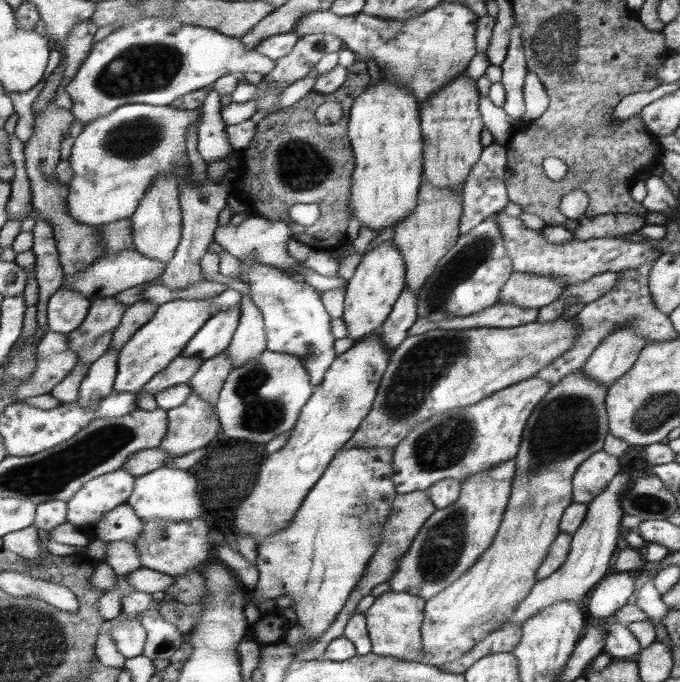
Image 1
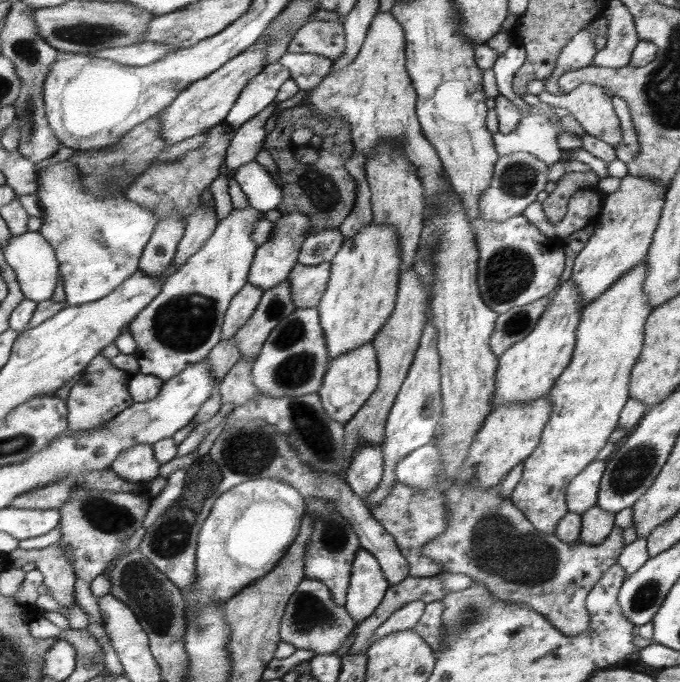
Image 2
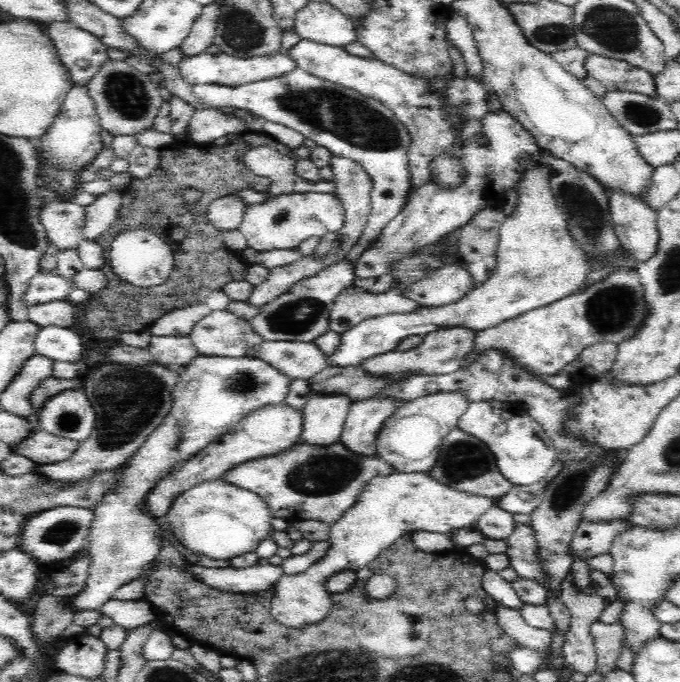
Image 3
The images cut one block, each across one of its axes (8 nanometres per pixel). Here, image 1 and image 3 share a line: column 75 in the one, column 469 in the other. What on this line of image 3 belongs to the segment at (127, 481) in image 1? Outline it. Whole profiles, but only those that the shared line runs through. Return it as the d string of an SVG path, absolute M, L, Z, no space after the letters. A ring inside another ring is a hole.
M394 471L388 474L376 474L366 482L364 490L360 492L357 502L336 522L331 525L329 538L330 550L326 552L319 562L312 565L305 572L294 575L284 575L276 582L272 600L271 614L284 626L300 628L304 625L311 625L326 618L330 612L333 603L330 599L328 589L330 576L335 576L340 572L350 570L357 572L360 569L368 568L376 557L381 555L382 551L388 550L405 533L414 531L438 532L448 536L454 535L454 532L474 526L490 508L493 508L495 501L490 498L471 497L470 493L459 493L442 483L435 481L428 473L405 473Z

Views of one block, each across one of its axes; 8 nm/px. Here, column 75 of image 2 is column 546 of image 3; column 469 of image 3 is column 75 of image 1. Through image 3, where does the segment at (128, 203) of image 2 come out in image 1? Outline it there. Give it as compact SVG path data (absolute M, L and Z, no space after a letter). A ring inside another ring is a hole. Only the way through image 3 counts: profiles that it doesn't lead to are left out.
M61 286L48 303L49 328L55 332L72 333L89 314L92 303L81 292Z

